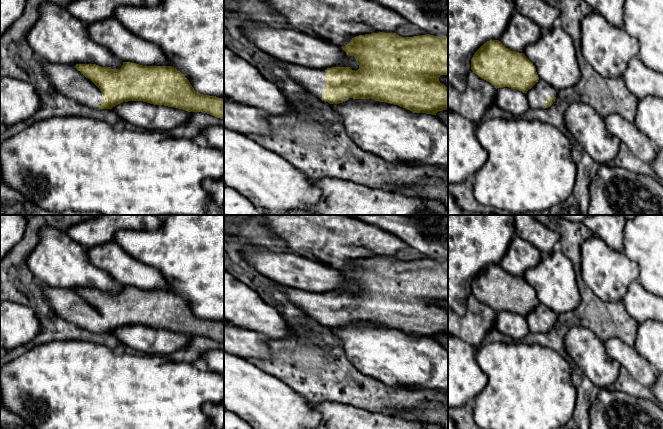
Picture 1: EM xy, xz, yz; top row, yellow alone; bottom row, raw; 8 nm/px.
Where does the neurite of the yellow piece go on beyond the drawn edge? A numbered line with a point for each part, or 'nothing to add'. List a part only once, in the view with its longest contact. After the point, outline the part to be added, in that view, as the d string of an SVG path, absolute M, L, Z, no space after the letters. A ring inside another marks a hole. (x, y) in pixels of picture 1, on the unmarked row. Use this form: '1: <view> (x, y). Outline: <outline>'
1: xy (66, 303). Outline: M45 285L43 292L56 315L94 333L101 329L100 313L75 291Z

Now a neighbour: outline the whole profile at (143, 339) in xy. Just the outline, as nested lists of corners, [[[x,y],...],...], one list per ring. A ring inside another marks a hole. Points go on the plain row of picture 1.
[[[143,325],[123,326],[111,334],[125,346],[142,354],[168,356],[190,342],[190,336],[183,333],[154,329]]]

